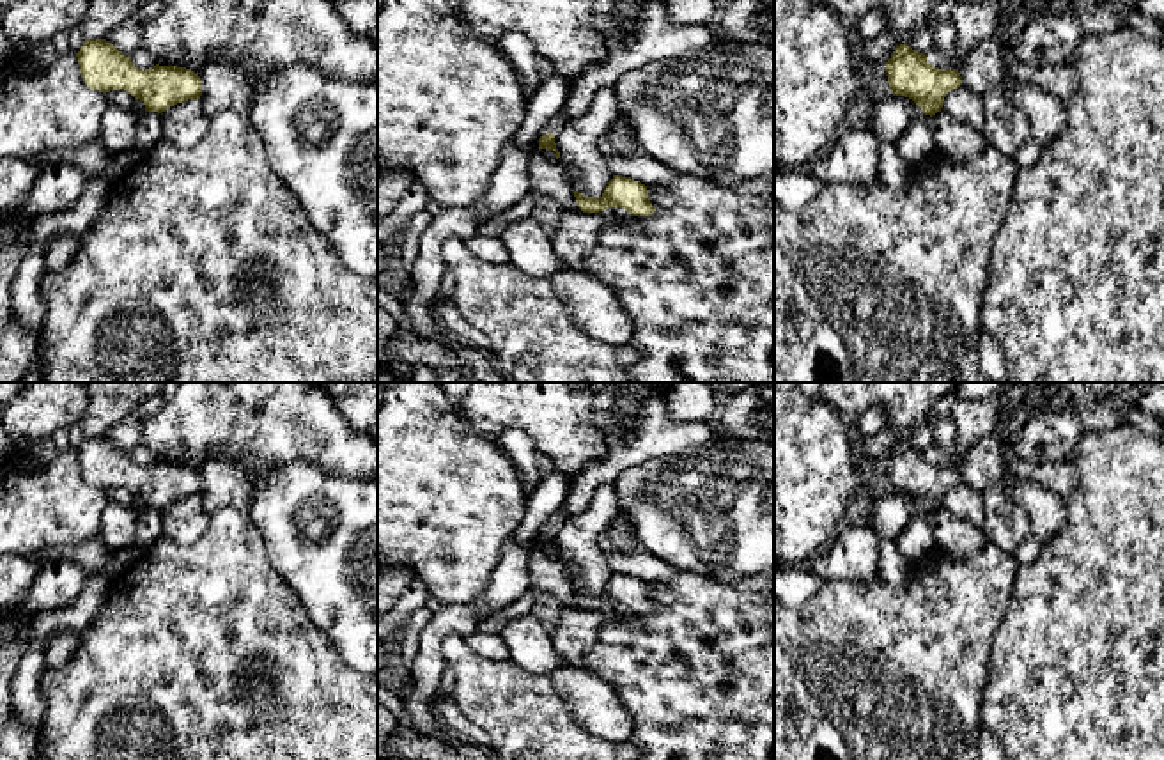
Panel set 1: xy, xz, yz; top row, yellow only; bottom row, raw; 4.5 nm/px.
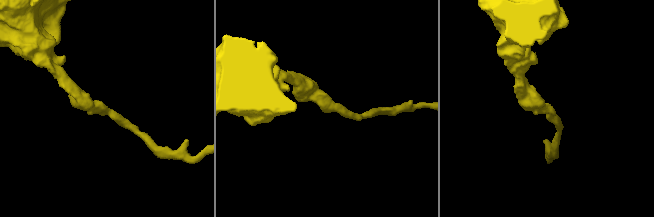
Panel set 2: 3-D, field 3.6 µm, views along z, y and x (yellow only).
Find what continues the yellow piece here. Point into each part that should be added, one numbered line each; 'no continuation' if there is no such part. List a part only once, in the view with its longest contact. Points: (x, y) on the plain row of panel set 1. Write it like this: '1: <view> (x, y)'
no continuation

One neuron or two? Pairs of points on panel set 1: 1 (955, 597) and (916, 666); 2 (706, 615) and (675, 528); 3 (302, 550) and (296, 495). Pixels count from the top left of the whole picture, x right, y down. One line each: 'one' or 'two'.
1: one
2: two
3: one

